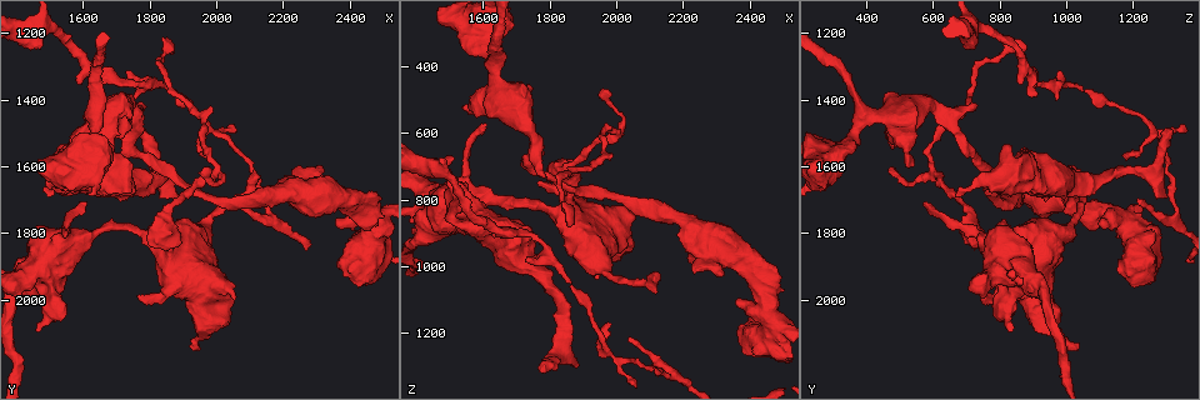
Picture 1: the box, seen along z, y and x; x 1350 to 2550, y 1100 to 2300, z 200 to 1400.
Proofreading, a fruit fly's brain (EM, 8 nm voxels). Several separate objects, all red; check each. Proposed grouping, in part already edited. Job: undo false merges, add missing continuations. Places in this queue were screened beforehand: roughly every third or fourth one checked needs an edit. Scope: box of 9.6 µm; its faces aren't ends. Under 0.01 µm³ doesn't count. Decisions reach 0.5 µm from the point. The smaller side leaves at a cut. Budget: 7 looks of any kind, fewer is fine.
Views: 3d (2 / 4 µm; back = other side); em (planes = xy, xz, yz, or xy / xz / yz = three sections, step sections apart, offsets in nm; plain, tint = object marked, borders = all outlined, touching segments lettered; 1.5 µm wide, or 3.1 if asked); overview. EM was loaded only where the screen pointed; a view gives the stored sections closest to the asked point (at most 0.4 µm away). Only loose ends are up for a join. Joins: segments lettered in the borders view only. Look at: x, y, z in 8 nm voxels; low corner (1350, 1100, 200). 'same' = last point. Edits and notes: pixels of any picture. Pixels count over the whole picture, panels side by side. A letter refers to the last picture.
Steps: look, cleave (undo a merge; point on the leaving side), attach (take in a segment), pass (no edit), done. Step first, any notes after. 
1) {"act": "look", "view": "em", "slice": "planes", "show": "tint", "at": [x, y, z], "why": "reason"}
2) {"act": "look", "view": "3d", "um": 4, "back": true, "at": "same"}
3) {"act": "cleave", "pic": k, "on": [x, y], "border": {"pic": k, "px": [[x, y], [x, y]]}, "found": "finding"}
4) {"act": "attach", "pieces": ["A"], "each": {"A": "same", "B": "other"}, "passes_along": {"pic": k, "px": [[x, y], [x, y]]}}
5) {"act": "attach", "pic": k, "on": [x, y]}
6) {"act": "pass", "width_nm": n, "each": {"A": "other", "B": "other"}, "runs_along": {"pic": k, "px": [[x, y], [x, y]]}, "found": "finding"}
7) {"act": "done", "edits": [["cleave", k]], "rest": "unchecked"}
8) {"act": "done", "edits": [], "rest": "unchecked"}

{"act": "look", "view": "em", "slice": "xy", "step": 8, "show": "tint", "at": [2460, 1730, 1130], "why": "four-way junction"}

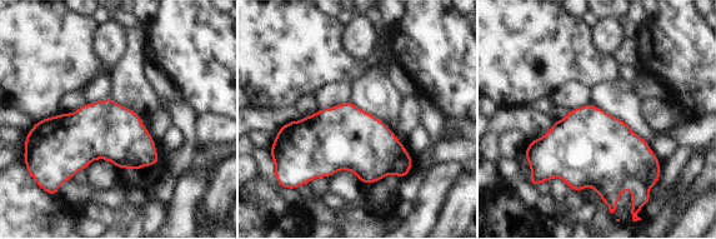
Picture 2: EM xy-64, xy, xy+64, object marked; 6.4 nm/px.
{"act": "look", "view": "em", "slice": "planes", "show": "borders", "at": "same", "why": "cut it another way"}

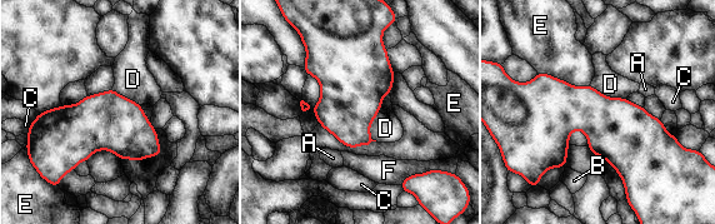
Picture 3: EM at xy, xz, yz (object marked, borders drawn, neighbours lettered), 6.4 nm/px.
{"act": "pass", "width_nm": 360, "longest_contact_nm": ["E", 340], "each": {"A": "other", "B": "other", "C": "other", "D": "other", "E": "other", "F": "other"}, "found": "one neuron here"}

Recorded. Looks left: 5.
{"act": "look", "view": "3d", "um": 4, "at": [1790, 1350, 960], "why": "abrupt turn"}

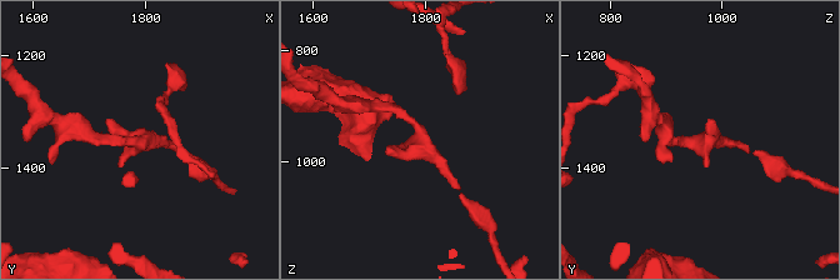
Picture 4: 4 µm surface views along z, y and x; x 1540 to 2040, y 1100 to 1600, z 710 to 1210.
{"act": "look", "view": "em", "slice": "planes", "show": "borders", "at": [1790, 1355, 960]}

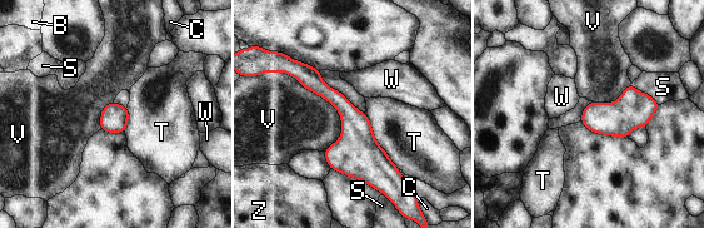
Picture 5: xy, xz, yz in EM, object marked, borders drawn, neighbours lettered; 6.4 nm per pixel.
{"act": "pass", "each": {"B": "other", "C": "other", "S": "other", "T": "other", "V": "other", "W": "other", "Z": "other"}, "found": "all the same neuron"}

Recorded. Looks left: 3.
{"act": "look", "view": "em", "slice": "planes", "show": "tint", "at": [1970, 1480, 1260], "why": "abrupt turn"}

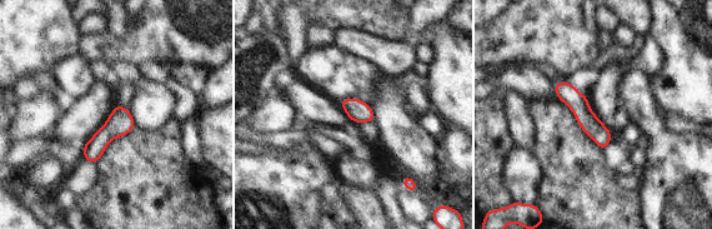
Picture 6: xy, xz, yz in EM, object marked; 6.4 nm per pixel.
{"act": "look", "view": "em", "slice": "planes", "show": "borders", "at": "same", "why": "what lies round it"}

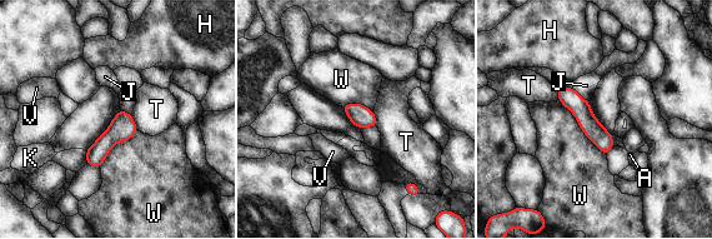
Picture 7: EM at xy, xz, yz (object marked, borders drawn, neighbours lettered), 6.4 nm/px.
{"act": "pass", "longest_contact_nm": ["W", 480], "each": {"A": "other", "H": "other", "J": "other", "K": "other", "T": "other", "V": "other", "W": "other"}, "border": {"pic": 7, "px": [[130, 114], [139, 130]]}, "found": "all the same neuron"}

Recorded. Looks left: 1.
{"act": "done", "edits": [], "rest": "unchecked"}

